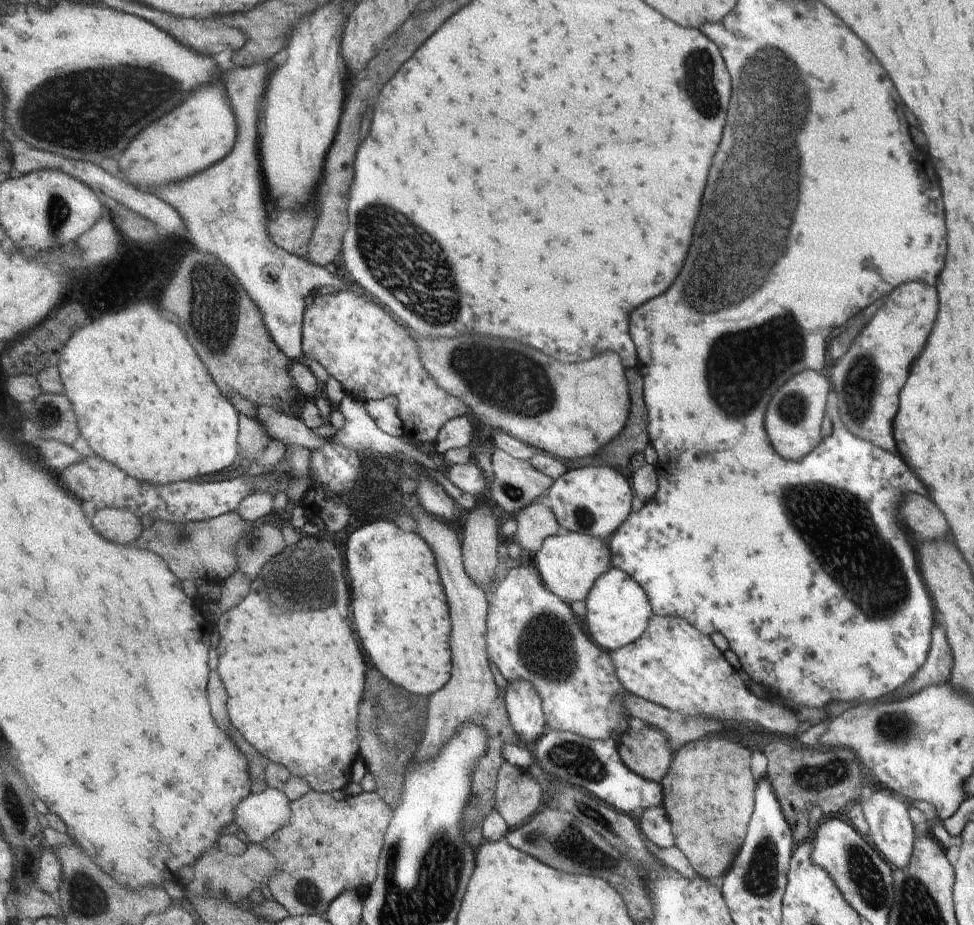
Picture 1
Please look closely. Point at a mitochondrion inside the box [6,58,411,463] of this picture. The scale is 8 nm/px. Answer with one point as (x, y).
(135, 94)

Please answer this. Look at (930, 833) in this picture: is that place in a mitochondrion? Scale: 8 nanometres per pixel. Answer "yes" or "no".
no

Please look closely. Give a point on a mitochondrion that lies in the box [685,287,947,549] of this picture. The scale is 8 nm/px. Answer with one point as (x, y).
(745, 375)

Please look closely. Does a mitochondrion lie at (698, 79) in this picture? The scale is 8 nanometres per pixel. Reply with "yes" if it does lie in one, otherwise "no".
yes

